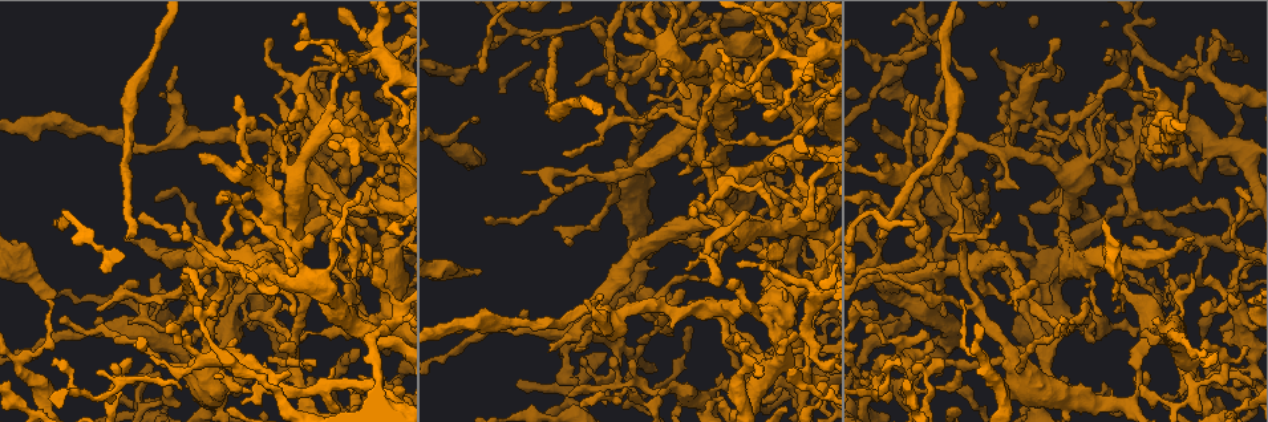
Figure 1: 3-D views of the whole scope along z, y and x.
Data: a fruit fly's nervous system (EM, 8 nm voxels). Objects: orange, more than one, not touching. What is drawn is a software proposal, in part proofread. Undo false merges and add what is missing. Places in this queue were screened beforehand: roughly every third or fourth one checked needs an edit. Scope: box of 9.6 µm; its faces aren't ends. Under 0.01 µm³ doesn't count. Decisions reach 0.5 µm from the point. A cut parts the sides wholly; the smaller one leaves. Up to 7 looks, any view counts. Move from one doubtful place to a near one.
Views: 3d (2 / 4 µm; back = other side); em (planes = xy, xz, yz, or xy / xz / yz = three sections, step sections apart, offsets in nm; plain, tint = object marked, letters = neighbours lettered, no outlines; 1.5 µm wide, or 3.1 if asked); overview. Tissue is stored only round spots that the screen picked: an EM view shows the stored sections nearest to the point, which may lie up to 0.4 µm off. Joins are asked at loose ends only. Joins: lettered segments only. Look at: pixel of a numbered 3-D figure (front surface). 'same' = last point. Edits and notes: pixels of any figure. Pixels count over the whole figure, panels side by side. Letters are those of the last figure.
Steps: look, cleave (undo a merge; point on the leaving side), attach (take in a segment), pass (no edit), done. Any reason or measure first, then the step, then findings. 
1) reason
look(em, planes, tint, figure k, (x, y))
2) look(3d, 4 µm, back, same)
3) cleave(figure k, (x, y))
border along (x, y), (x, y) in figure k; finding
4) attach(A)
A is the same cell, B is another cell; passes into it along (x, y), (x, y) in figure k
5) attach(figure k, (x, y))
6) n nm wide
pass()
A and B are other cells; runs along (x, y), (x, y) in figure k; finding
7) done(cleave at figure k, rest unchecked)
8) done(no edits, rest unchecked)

tapers out
look(em, planes, letters, figure 1, (471, 118))

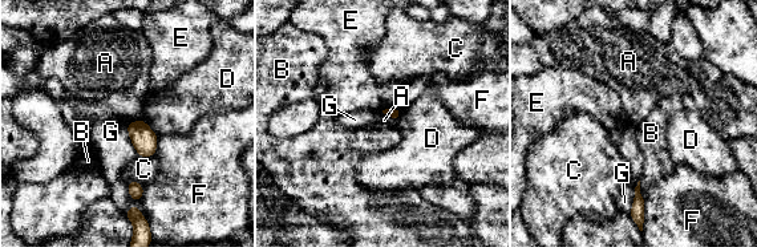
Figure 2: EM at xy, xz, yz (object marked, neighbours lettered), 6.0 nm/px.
G touches over 220 nm
pass()
A, B, C, D, E, F and G are other cells; none of them fits

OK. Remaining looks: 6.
long arm stops here
look(em, planes, letters, figure 1, (1193, 237))

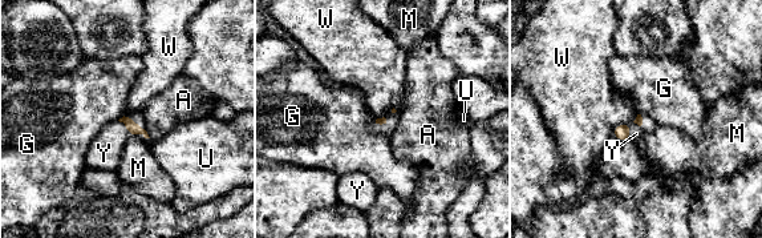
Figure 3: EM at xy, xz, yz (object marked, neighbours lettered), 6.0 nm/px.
attach(Y)
Y is the same cell, A, G, M, U and W are other cells; passes into it along (134, 129), (126, 126), (104, 153) in figure 3; the neuron continues

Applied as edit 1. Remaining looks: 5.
free end
look(3d, 2 µm, figure 1, (248, 380))

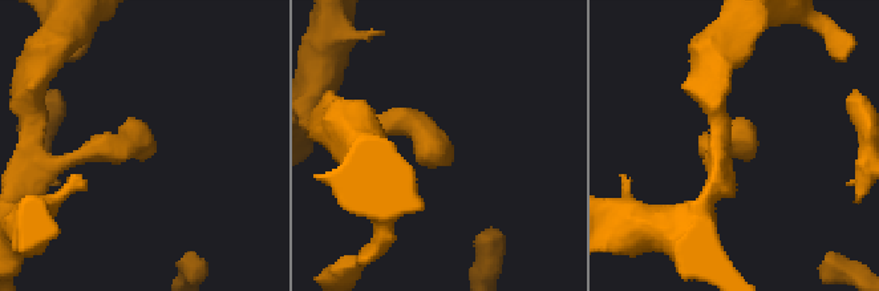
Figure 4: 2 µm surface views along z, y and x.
shape alone is not enough
look(em, planes, plain, figure 4, (150, 151))

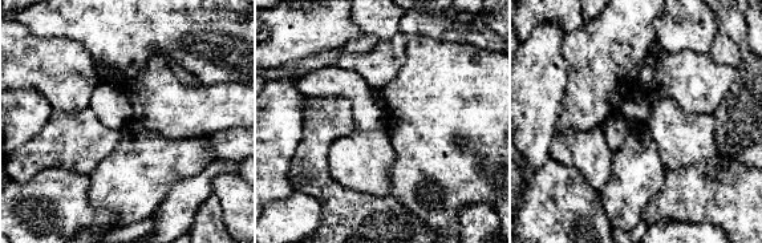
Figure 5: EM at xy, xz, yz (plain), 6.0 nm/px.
see the neighbours
look(em, planes, letters, same)

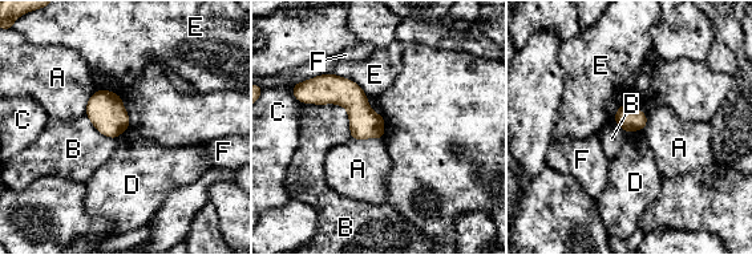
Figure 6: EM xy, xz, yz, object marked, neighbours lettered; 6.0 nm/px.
pass()
A, B, C, D, E and F are other cells; runs along (311, 86), (336, 89), (380, 133) in figure 6; no lettered segment goes on from it

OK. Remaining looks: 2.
done(attach at figure 3, rest unchecked)

